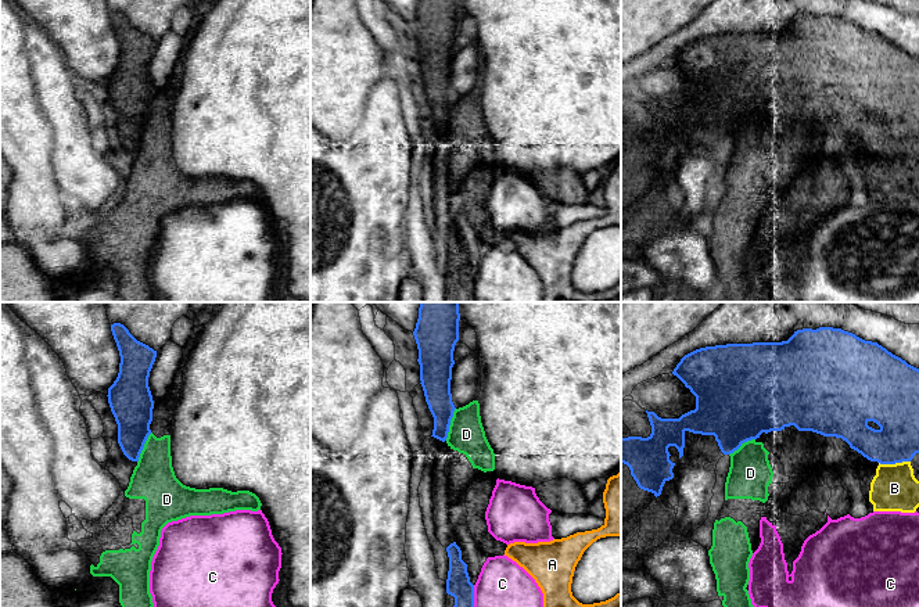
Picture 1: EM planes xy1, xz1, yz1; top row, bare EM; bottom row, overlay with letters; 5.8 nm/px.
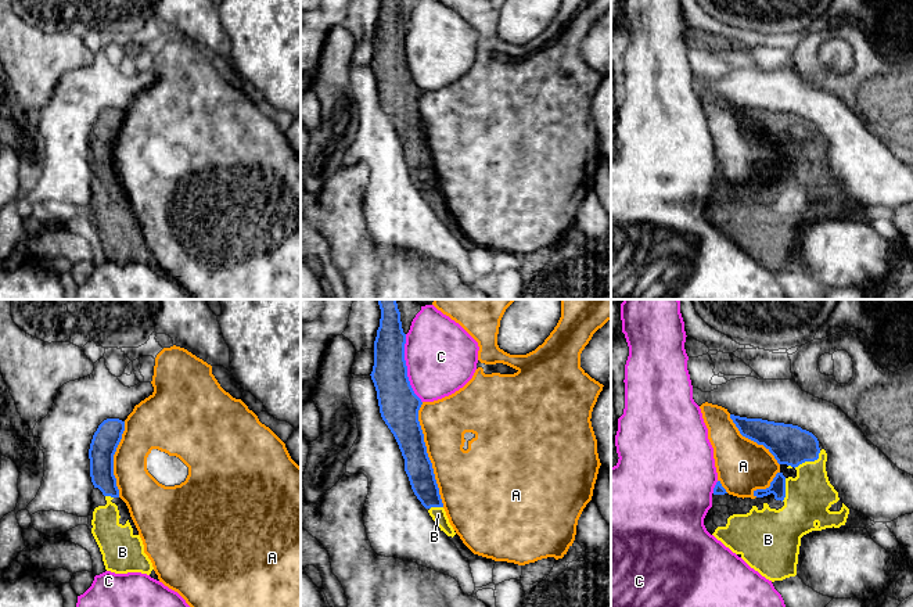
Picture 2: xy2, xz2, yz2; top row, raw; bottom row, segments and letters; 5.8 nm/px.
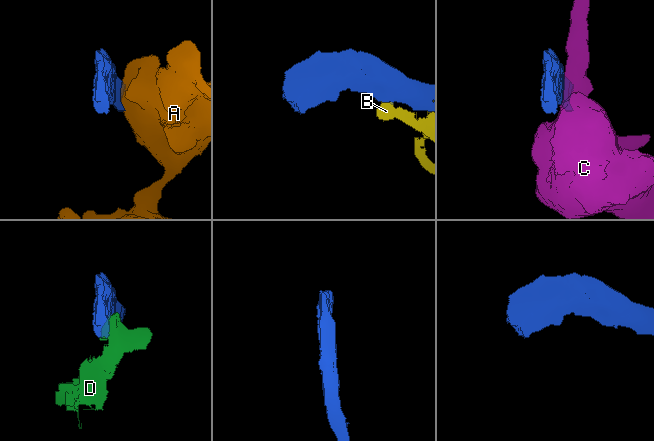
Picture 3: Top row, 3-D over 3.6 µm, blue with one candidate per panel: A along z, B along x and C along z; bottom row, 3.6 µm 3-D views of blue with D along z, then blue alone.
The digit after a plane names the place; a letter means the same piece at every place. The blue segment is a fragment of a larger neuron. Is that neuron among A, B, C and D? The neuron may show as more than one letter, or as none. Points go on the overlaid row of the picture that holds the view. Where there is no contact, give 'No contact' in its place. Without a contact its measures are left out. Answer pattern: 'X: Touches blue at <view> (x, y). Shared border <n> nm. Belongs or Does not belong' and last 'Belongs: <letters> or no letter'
A: Touches blue at xz2 (427, 455). Shared border 600 nm. Does not belong
B: Touches blue at yz1 (894, 463). Shared border 180 nm. Belongs
C: Touches blue at xz2 (406, 369). Shared border 420 nm. Does not belong
D: Touches blue at xz1 (449, 424). Shared border 200 nm. Does not belong
Belongs: B

